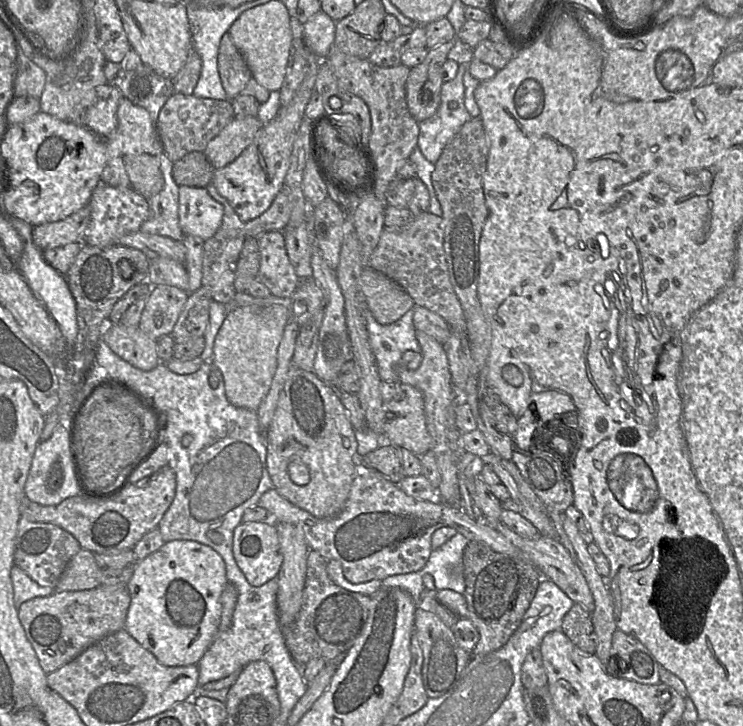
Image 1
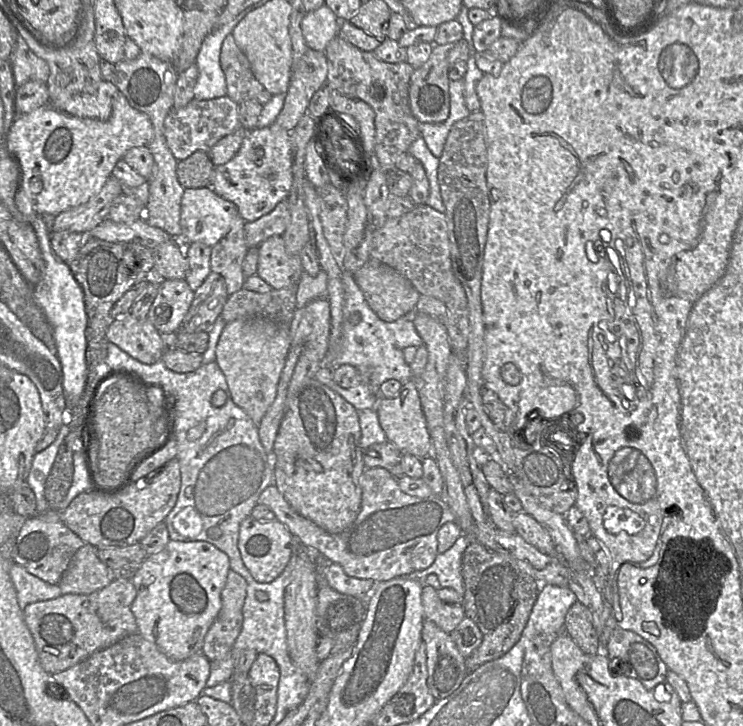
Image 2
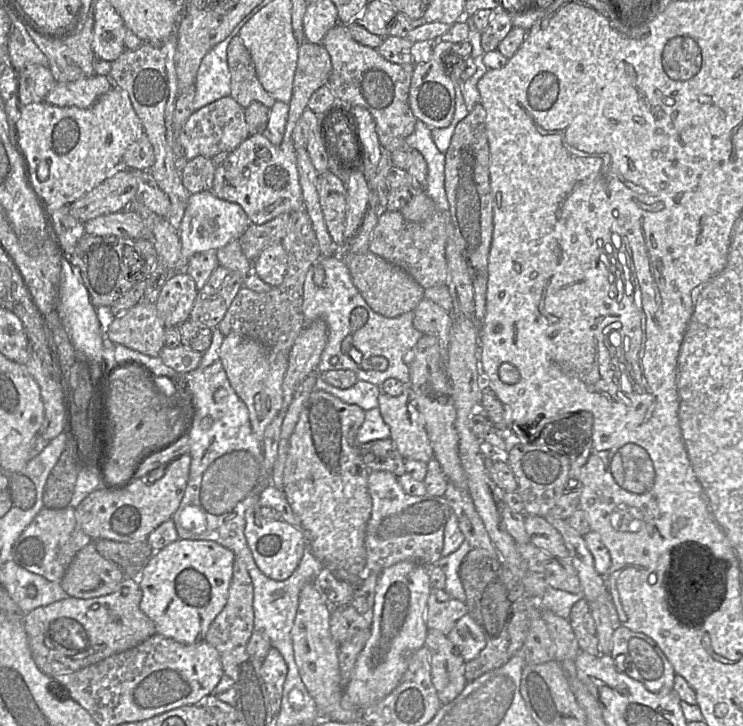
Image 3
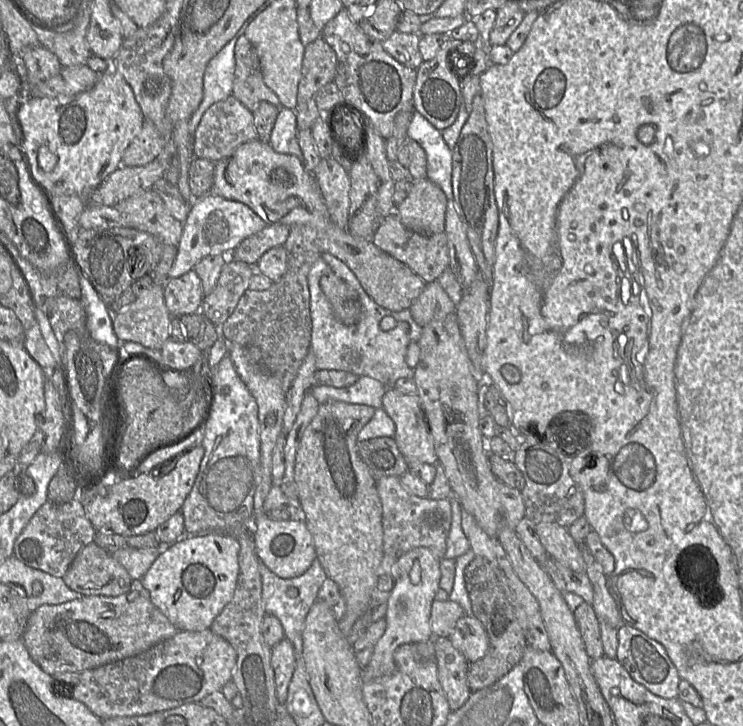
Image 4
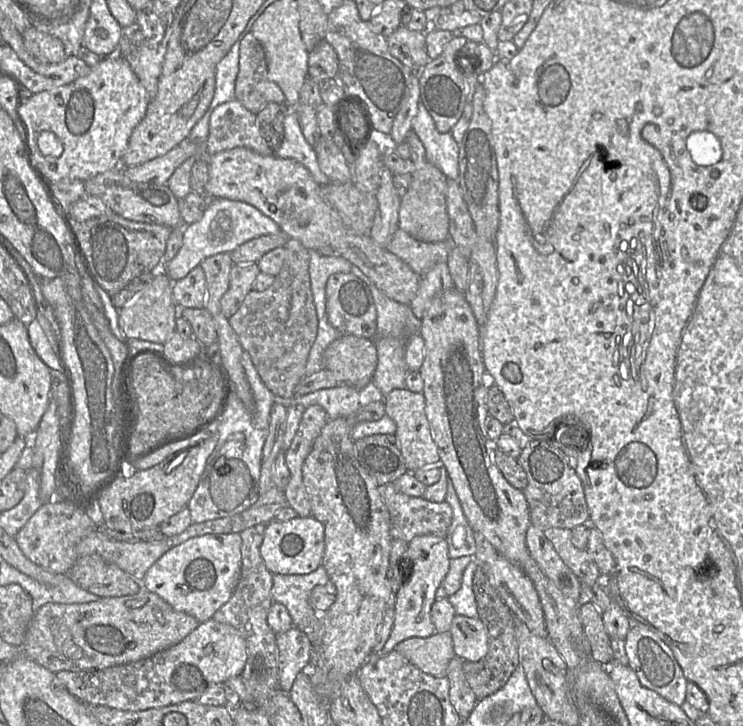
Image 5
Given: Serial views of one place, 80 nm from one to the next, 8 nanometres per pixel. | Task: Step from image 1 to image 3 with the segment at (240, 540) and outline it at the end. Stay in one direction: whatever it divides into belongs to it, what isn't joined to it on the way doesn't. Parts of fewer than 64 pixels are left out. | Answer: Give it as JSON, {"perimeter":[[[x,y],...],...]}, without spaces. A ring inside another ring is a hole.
{"perimeter":[[[253,502],[245,513],[244,535],[251,550],[253,559],[259,570],[268,578],[275,581],[287,579],[298,566],[305,549],[307,540],[303,531],[283,520],[267,520],[261,516],[259,502]]]}

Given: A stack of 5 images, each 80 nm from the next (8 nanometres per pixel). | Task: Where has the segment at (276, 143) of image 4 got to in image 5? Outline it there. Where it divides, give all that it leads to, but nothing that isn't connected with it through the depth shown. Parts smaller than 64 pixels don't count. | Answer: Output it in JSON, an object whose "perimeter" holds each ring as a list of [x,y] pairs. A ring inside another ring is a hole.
{"perimeter":[[[290,108],[283,120],[283,139],[274,150],[280,158],[290,158],[301,163],[321,186],[330,183],[329,178],[321,171],[315,149],[305,140],[295,108]]]}

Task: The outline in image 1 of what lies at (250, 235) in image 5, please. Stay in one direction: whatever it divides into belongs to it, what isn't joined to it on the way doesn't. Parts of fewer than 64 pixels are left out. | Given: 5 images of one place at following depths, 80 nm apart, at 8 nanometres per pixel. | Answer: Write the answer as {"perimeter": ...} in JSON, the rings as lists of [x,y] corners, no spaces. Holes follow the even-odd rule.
{"perimeter":[[[179,186],[178,218],[184,235],[211,238],[219,229],[224,208],[205,188]]]}

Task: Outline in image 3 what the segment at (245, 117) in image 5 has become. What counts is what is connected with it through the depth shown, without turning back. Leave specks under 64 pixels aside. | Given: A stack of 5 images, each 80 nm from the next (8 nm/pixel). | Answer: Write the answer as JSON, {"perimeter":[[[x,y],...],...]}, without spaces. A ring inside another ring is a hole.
{"perimeter":[[[226,96],[194,111],[180,131],[179,142],[188,160],[196,156],[211,159],[221,152],[231,153],[249,135],[244,108],[231,96]]]}

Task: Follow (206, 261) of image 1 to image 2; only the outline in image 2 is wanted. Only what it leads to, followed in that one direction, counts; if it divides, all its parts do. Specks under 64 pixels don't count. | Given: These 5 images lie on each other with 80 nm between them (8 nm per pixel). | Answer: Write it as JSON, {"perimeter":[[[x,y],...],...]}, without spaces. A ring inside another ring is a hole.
{"perimeter":[[[237,215],[229,232],[211,247],[211,272],[220,274],[229,295],[243,288],[246,278],[242,263],[248,250],[244,237],[244,219]]]}

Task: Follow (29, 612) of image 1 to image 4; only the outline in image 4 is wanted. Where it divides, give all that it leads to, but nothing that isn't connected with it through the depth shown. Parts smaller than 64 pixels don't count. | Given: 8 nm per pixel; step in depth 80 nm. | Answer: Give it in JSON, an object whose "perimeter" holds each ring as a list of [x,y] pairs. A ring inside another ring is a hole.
{"perimeter":[[[132,580],[130,590],[119,596],[84,596],[62,604],[40,606],[31,612],[22,640],[31,658],[51,676],[90,670],[138,655],[174,636],[179,630],[152,603],[141,580]]]}

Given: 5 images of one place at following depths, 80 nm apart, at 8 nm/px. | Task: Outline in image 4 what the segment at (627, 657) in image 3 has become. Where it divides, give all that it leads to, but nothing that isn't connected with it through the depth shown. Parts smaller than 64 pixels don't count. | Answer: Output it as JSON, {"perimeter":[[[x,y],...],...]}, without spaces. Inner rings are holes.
{"perimeter":[[[625,624],[619,626],[617,635],[616,660],[623,665],[631,678],[659,697],[665,699],[678,698],[678,685],[681,678],[664,646],[640,630]]]}

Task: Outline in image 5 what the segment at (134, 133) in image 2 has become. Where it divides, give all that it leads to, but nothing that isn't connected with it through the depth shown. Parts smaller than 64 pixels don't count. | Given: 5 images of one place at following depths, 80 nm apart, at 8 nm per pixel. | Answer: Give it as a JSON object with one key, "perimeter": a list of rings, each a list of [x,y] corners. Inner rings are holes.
{"perimeter":[[[119,55],[103,57],[86,76],[21,100],[18,116],[27,136],[30,163],[52,183],[86,180],[115,169],[135,127],[145,117],[150,98]]]}

